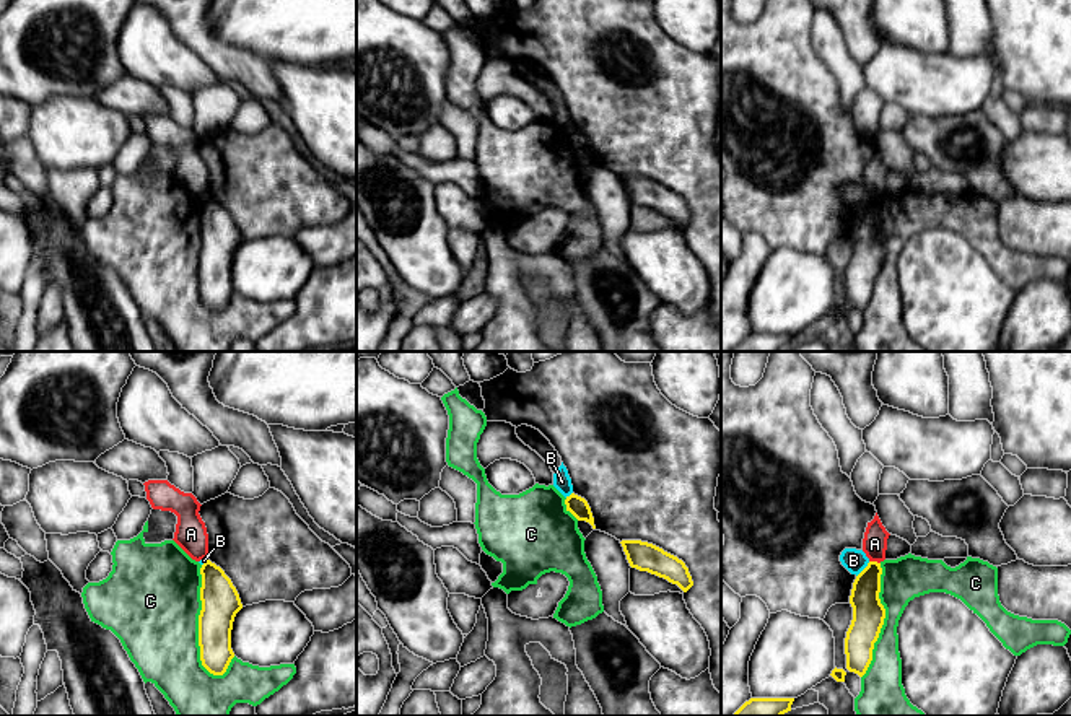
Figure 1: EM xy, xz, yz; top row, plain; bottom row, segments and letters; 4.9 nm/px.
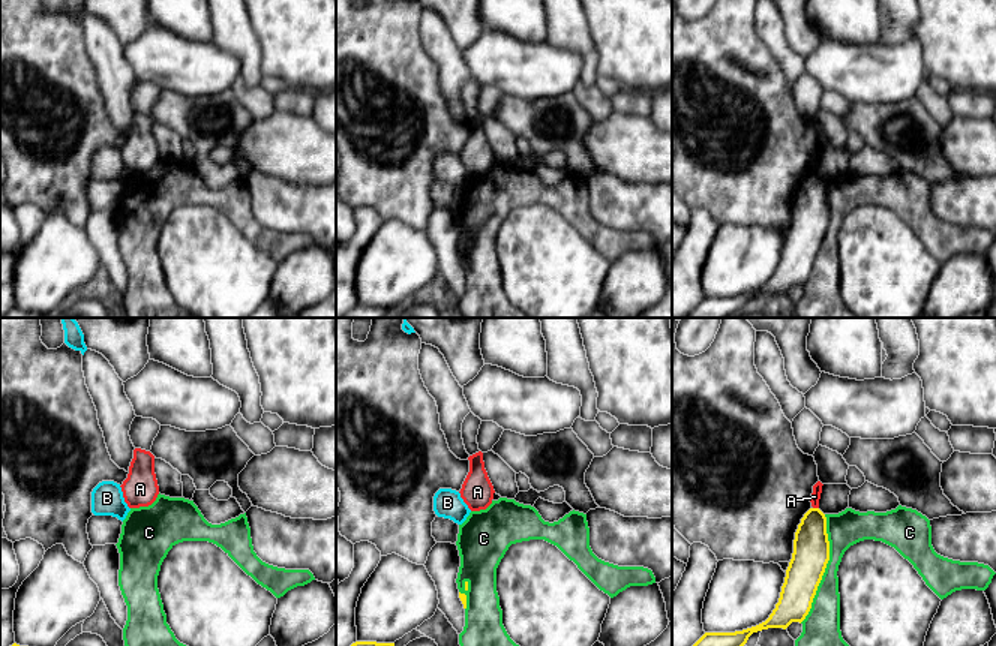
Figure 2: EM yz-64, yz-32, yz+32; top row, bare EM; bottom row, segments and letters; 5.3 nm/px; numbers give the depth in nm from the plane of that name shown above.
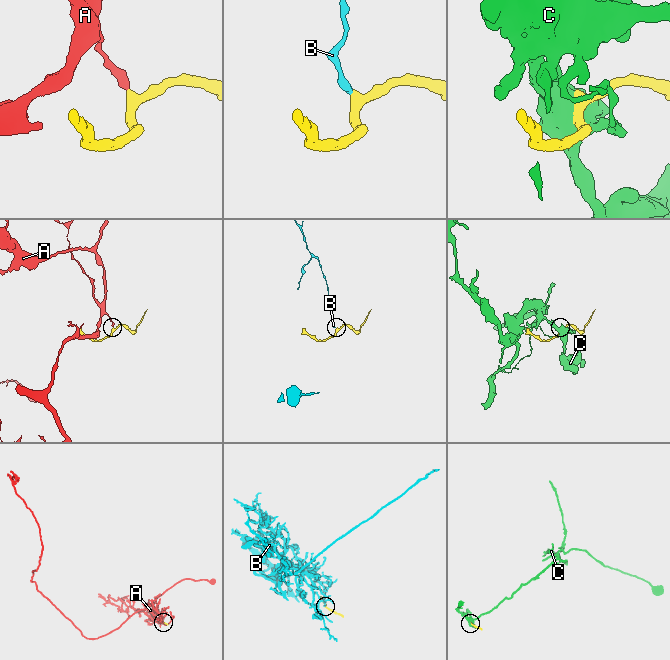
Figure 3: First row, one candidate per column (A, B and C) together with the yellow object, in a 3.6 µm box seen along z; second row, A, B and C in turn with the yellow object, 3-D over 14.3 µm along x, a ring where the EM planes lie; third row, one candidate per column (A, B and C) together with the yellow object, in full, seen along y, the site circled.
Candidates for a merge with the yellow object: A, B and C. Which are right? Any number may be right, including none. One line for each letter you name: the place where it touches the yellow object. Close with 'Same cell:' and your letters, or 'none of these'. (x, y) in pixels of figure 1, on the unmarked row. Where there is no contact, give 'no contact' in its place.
Same cell: none of these

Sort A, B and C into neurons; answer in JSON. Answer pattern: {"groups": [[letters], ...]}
{"groups": [["A"], ["B"], ["C"]]}

